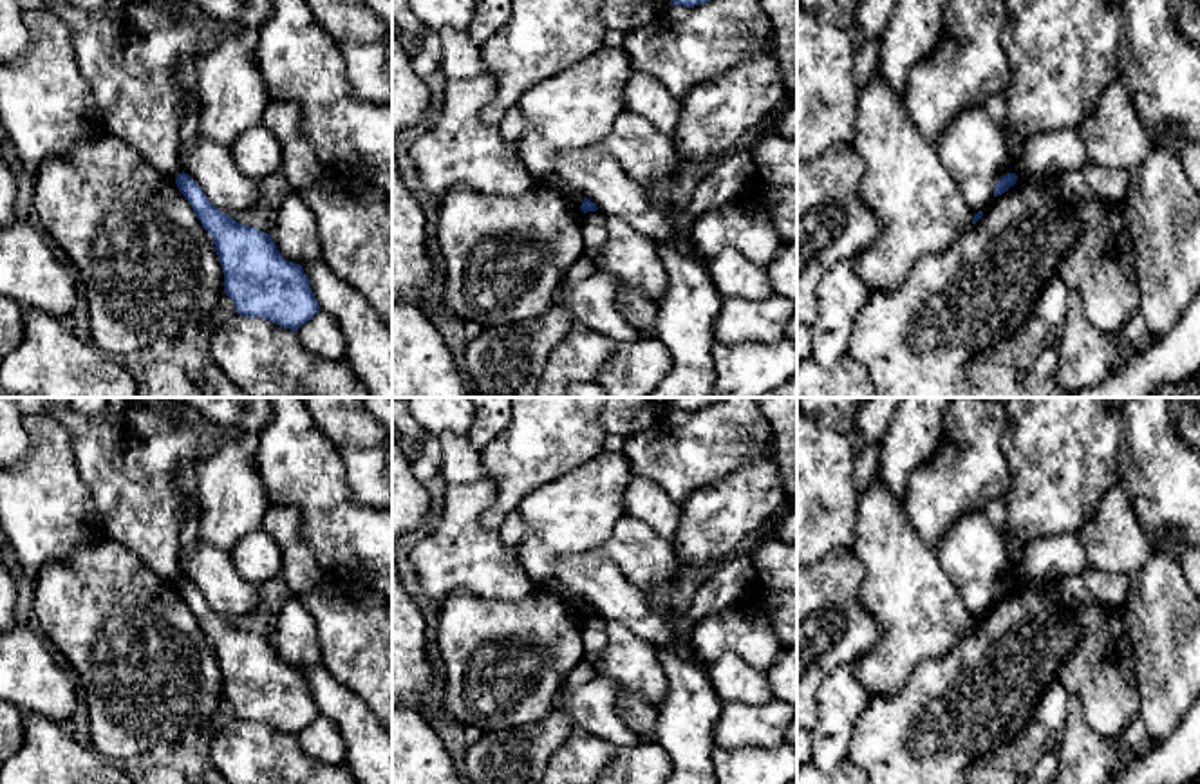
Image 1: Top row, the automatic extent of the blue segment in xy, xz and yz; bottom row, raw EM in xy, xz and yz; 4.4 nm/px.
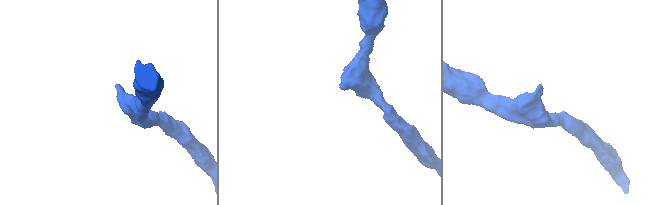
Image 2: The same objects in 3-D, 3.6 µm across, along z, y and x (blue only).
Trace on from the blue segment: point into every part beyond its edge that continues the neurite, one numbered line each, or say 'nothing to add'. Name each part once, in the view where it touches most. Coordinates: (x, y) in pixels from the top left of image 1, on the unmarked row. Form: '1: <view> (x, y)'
nothing to add

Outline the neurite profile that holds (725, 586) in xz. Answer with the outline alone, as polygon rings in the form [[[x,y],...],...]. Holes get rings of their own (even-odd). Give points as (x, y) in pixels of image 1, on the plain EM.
[[[754,549],[721,564],[696,591],[687,616],[696,623],[739,602],[743,593],[757,582]]]

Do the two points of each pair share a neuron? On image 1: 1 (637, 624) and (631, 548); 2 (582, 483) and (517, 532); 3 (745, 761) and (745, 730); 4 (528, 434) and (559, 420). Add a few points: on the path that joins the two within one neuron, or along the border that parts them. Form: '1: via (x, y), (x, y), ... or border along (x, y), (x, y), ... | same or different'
1: border along (604, 553), (644, 591) | different
2: border along (519, 508), (526, 537), (515, 555) | different
3: border along (718, 746), (778, 748) | different
4: via (535, 434), (544, 434), (552, 427) | same

